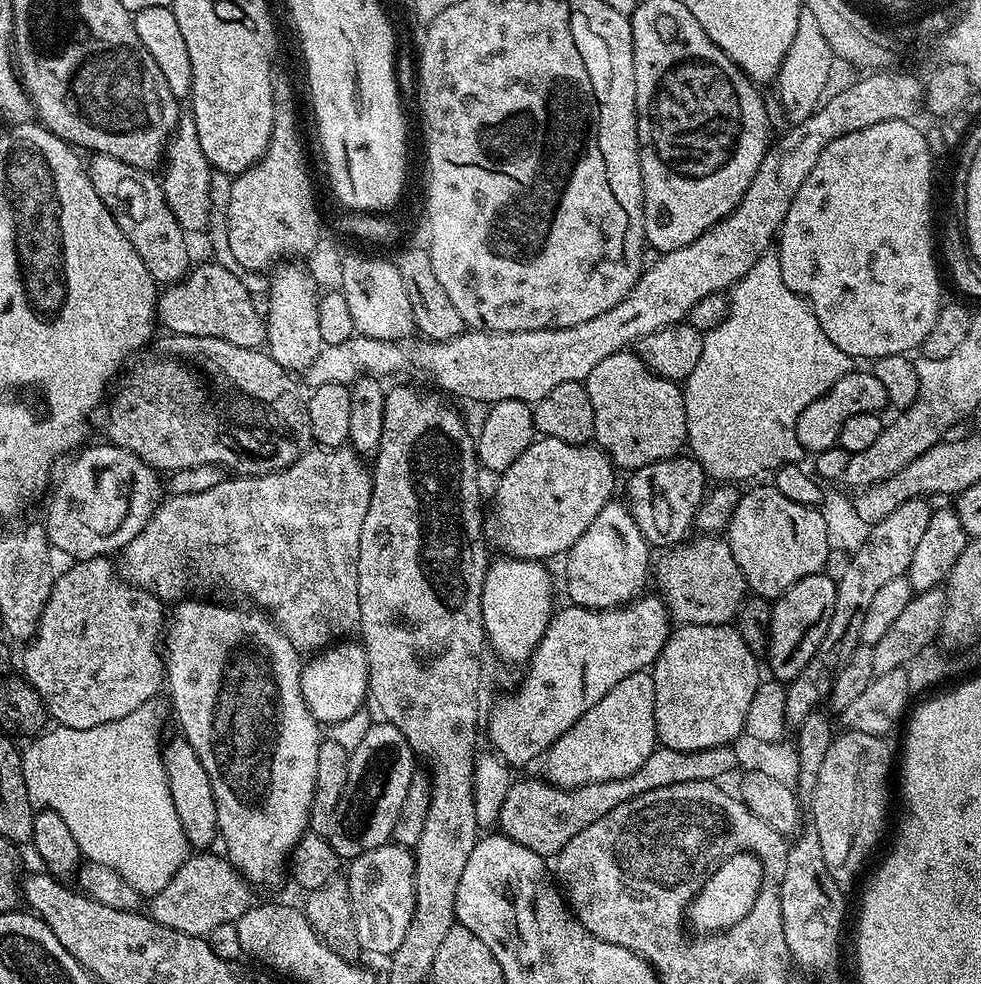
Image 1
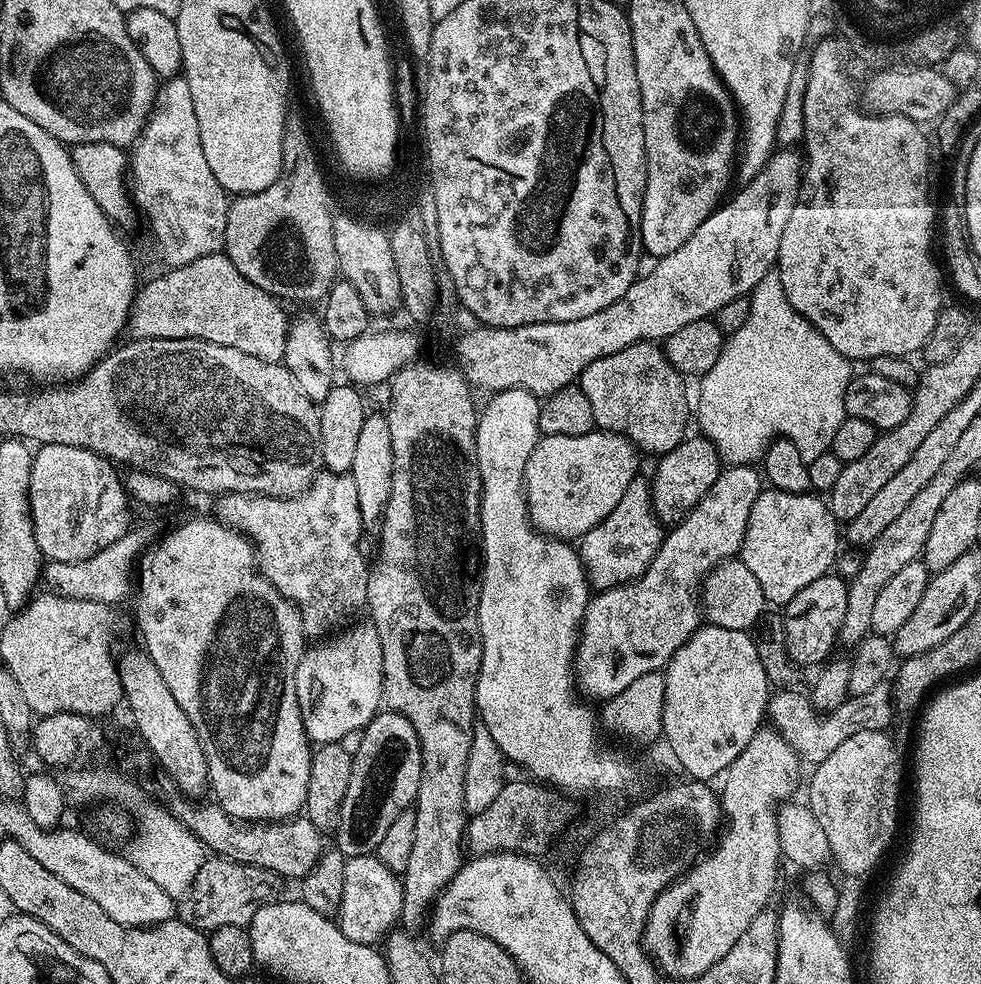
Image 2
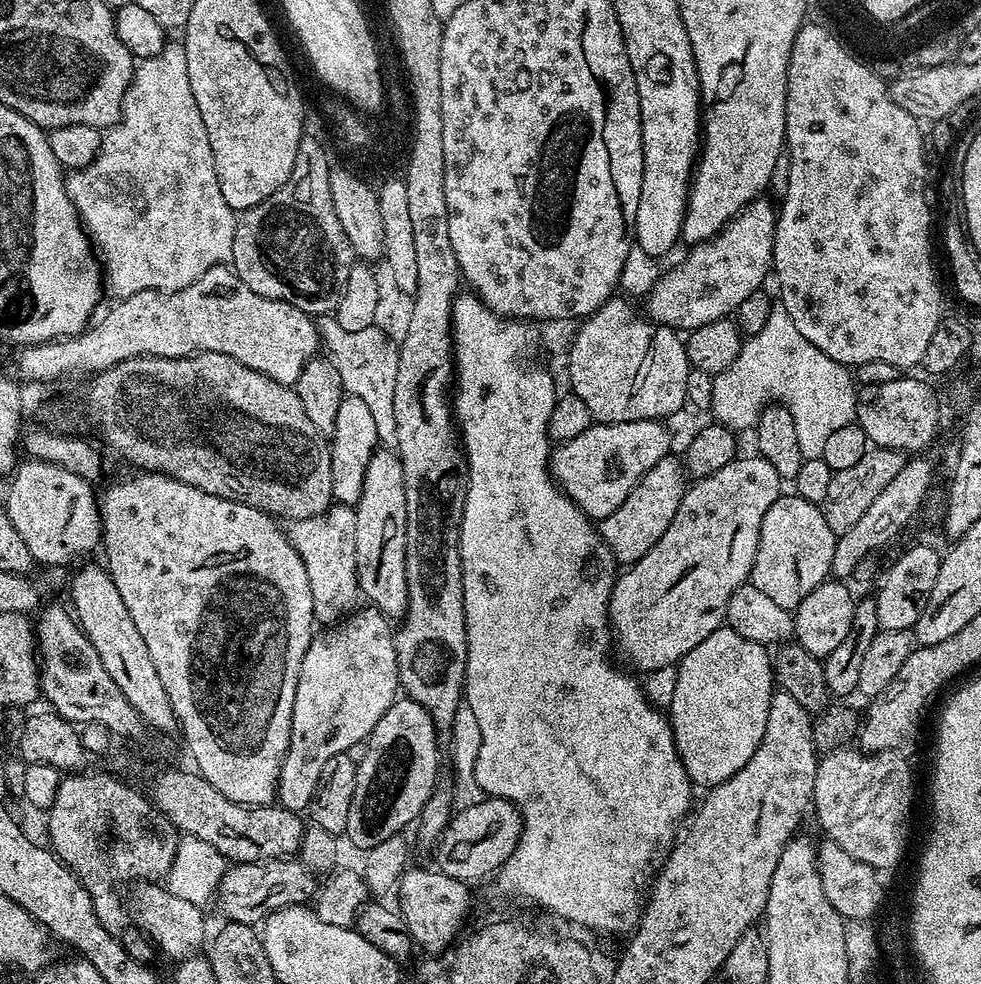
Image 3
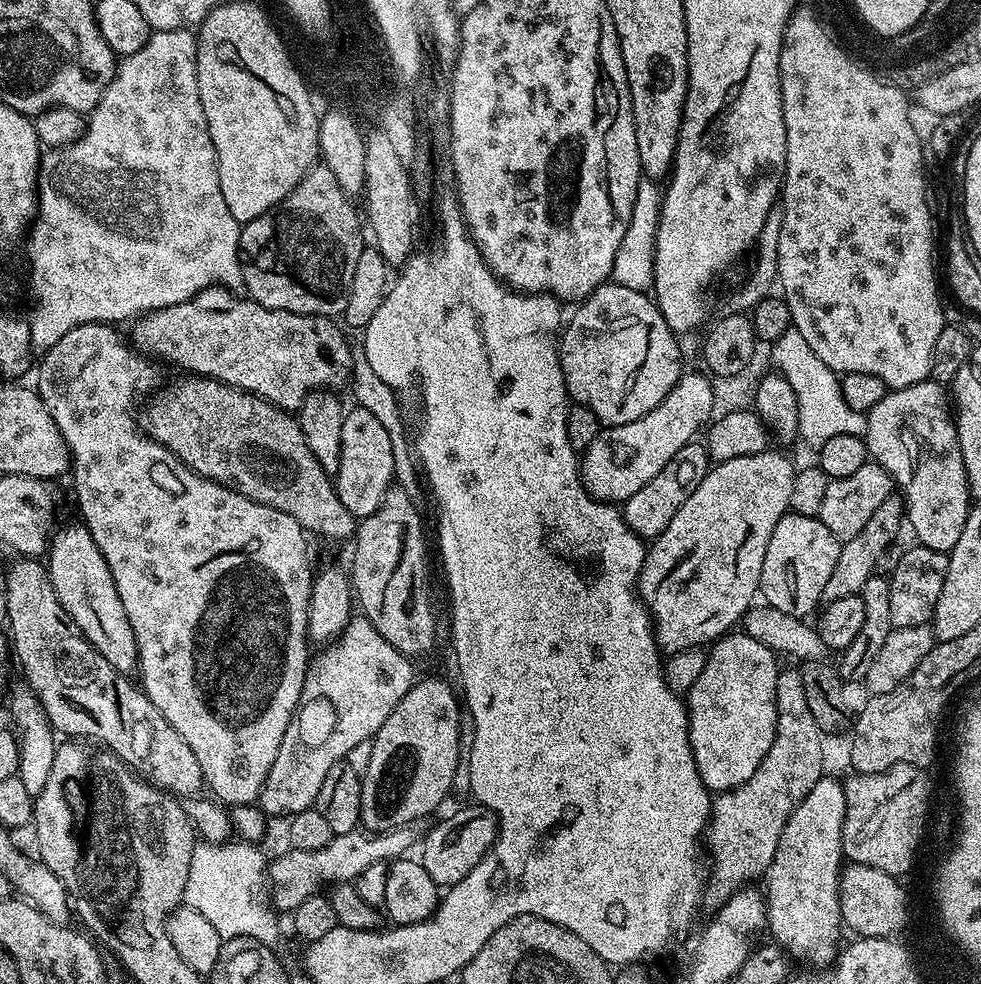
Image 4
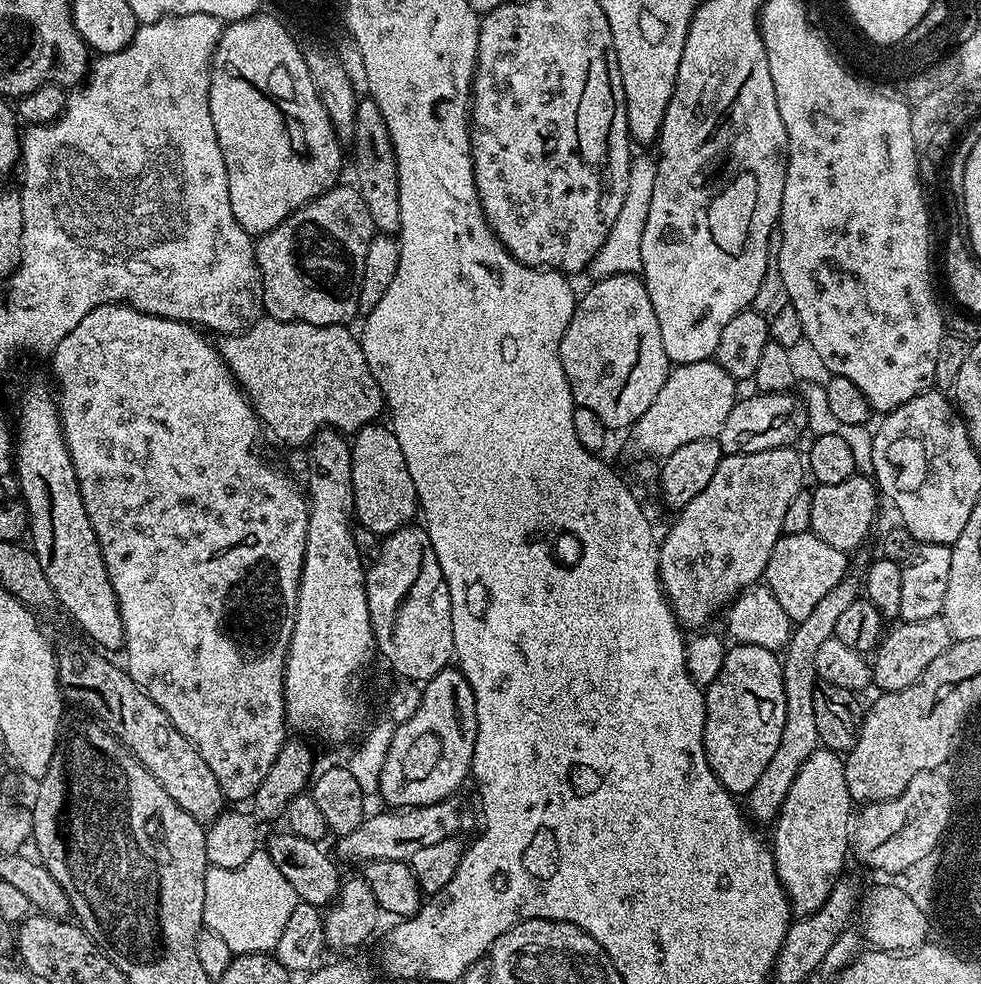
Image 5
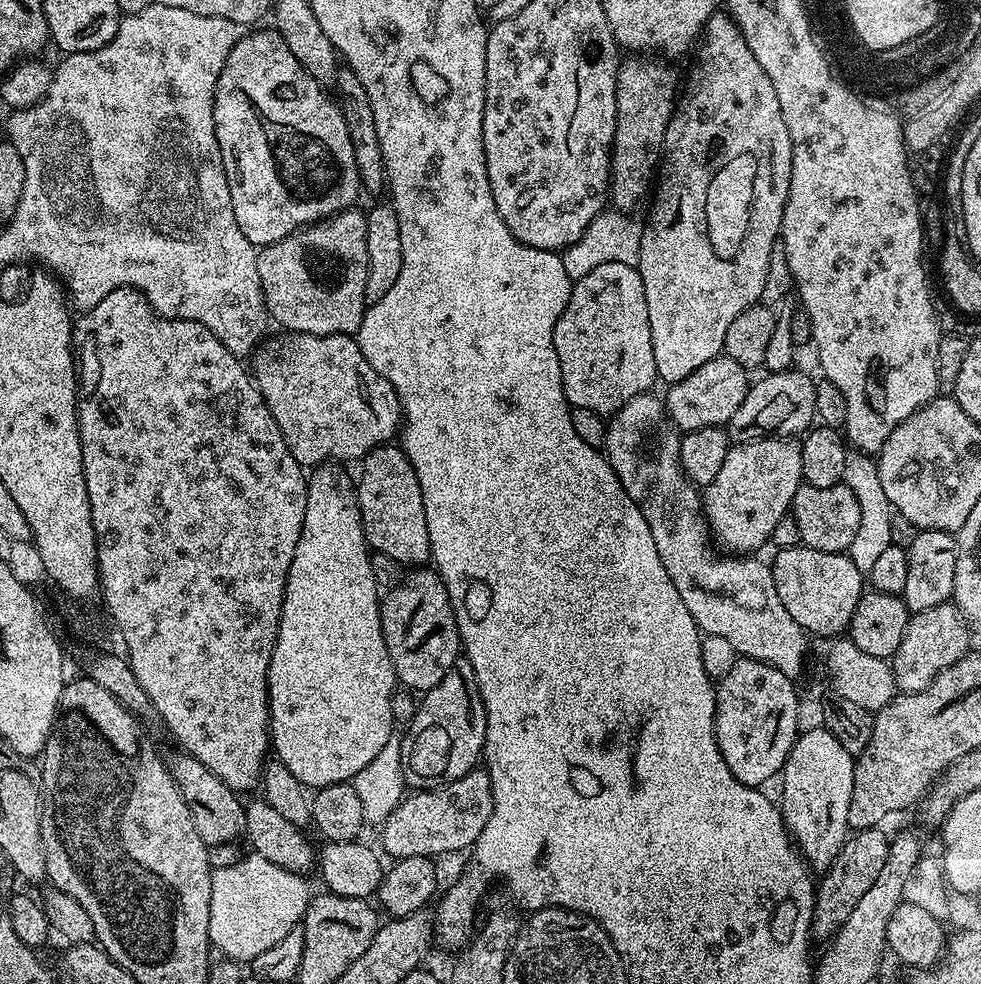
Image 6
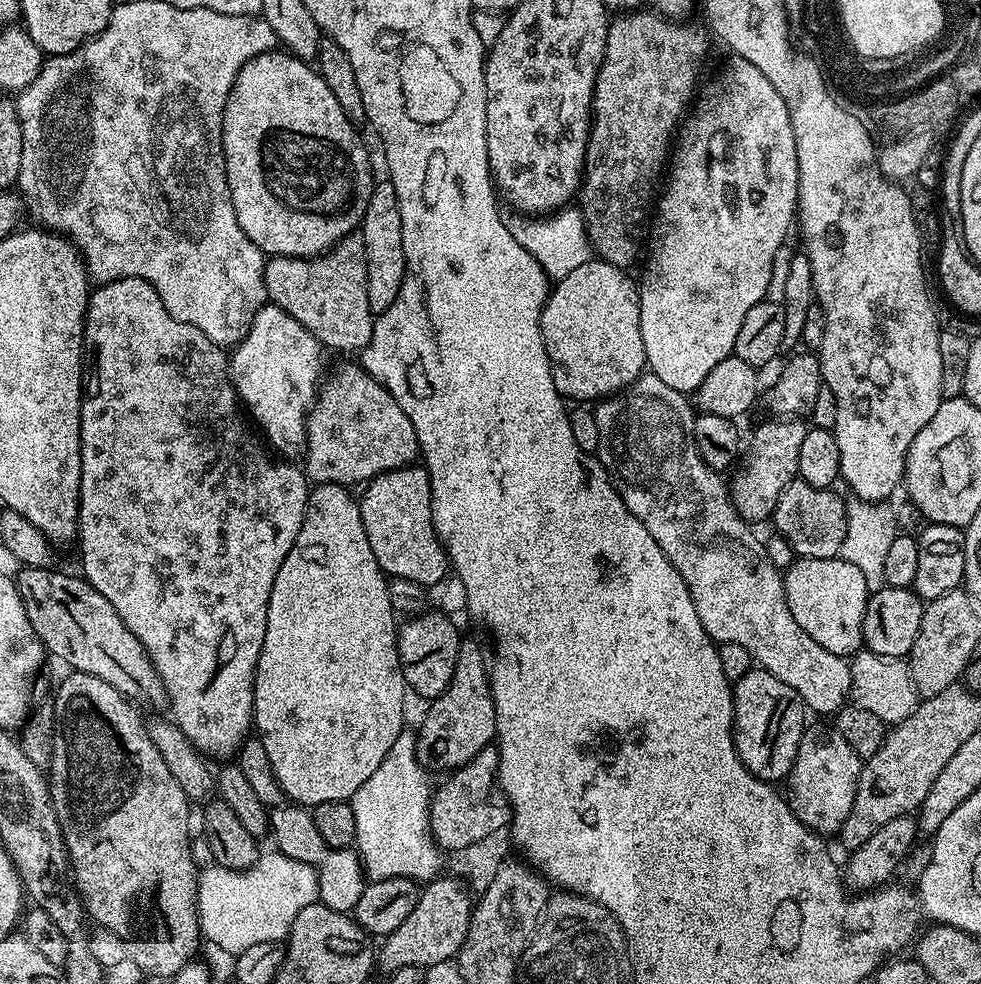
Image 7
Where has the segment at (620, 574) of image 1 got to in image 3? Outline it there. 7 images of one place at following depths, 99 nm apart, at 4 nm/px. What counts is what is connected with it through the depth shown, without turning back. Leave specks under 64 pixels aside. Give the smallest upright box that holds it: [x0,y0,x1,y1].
[599,455,686,566]

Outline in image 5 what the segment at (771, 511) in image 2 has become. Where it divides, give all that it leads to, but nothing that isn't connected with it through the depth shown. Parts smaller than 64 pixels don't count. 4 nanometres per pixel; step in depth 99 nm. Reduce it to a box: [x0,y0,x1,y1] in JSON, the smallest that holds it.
[762,530,849,622]

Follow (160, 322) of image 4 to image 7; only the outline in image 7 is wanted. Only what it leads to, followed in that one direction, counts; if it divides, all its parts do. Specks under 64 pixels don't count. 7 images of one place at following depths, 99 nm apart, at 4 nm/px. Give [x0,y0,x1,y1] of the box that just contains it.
[302,363,420,485]

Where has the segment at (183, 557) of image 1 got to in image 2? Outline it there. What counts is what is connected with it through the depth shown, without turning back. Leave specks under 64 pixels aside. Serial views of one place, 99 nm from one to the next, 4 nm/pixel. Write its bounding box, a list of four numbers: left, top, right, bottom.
[42,471,370,637]

